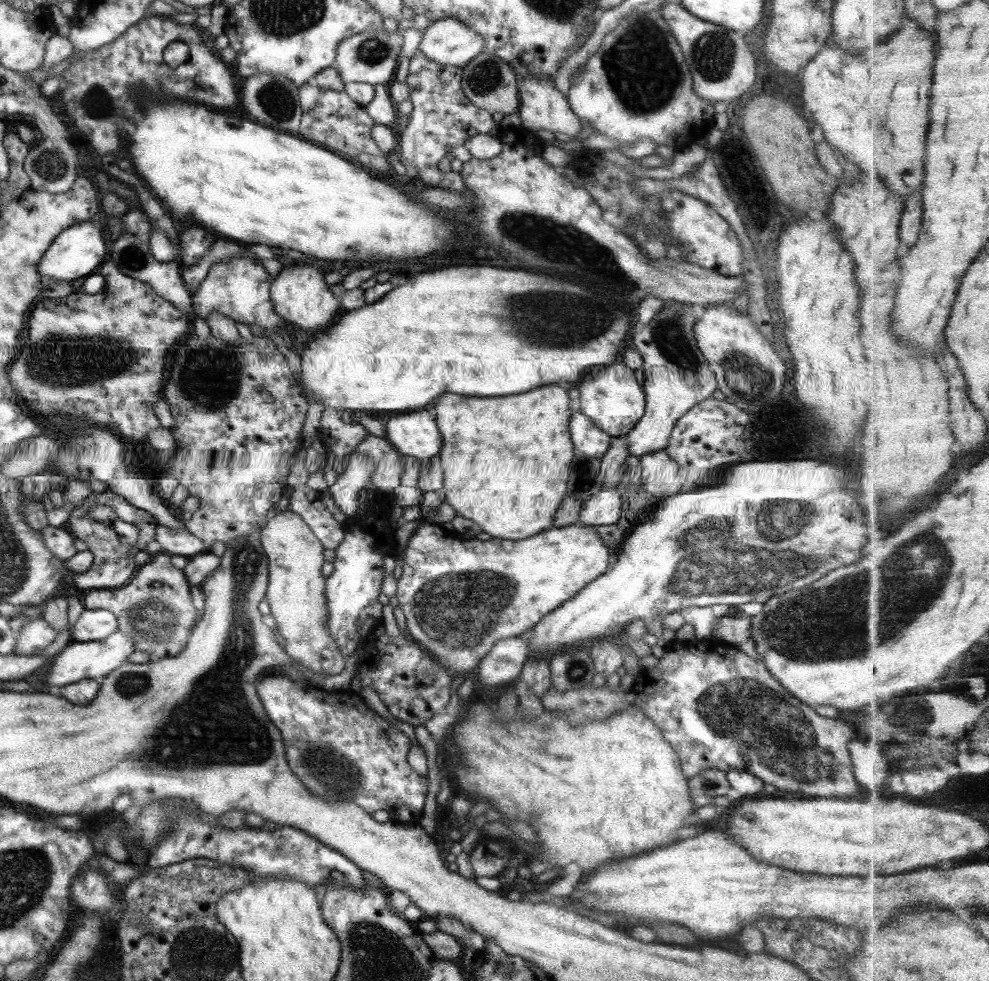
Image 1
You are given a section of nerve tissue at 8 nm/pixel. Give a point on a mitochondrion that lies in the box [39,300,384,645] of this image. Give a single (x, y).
(210, 381)

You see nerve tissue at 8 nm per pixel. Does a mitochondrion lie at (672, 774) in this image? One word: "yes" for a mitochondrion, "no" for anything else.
no

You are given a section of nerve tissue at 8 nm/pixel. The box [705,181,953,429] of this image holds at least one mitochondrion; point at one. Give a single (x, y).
(735, 365)

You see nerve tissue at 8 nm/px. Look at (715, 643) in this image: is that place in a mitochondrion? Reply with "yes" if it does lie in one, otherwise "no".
no

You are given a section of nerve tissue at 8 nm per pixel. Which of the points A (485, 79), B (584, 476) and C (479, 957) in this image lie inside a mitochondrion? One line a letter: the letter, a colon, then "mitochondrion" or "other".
A: mitochondrion
B: mitochondrion
C: other

